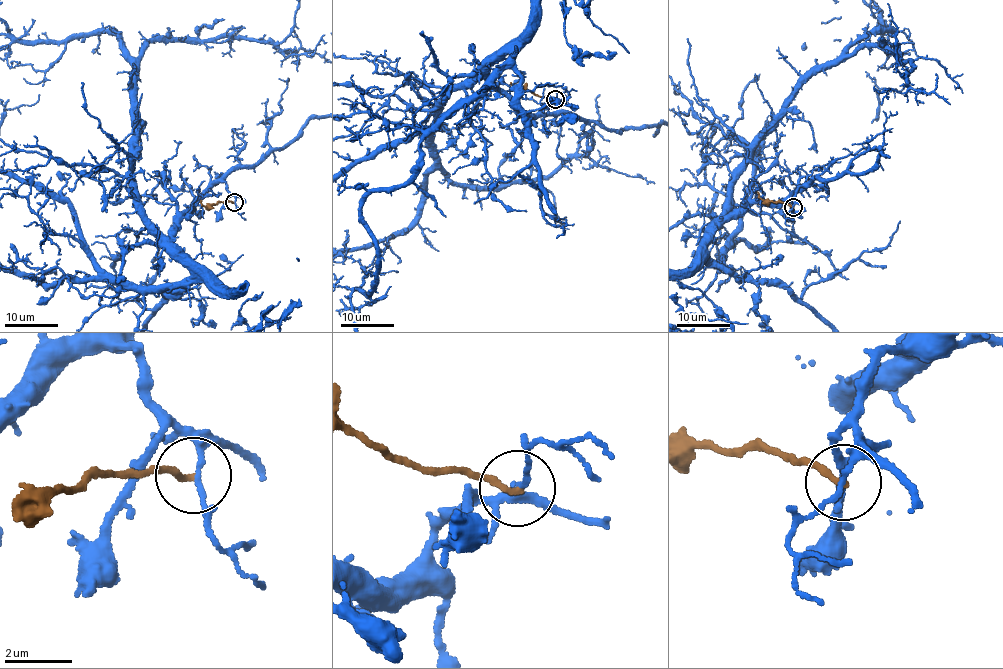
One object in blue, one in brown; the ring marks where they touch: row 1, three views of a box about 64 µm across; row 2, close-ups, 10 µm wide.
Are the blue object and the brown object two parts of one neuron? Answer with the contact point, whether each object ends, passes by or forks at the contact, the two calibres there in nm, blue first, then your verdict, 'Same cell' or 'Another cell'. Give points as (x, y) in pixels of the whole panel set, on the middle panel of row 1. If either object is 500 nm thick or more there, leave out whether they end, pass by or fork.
Place: (555, 99). At the ring blue passes by. At the ring brown ends. Thickness 130 nm (blue) against 190 nm. Another cell

